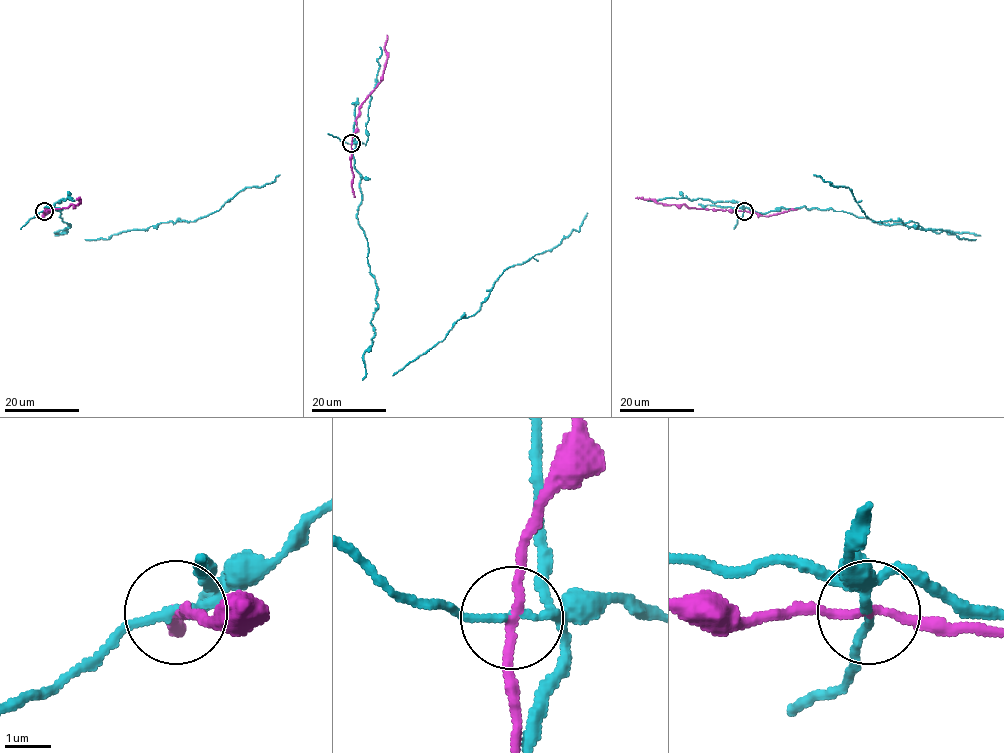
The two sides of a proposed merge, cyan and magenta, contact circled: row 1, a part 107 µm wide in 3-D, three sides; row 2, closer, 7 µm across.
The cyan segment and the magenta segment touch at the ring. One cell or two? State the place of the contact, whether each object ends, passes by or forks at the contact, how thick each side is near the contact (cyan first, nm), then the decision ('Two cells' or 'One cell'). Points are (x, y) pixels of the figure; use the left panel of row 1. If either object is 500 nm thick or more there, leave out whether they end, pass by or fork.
Place: (44, 211). At the ring cyan passes by. At the ring magenta passes by. Thickness 170 nm (cyan) against 180 nm. Two cells

